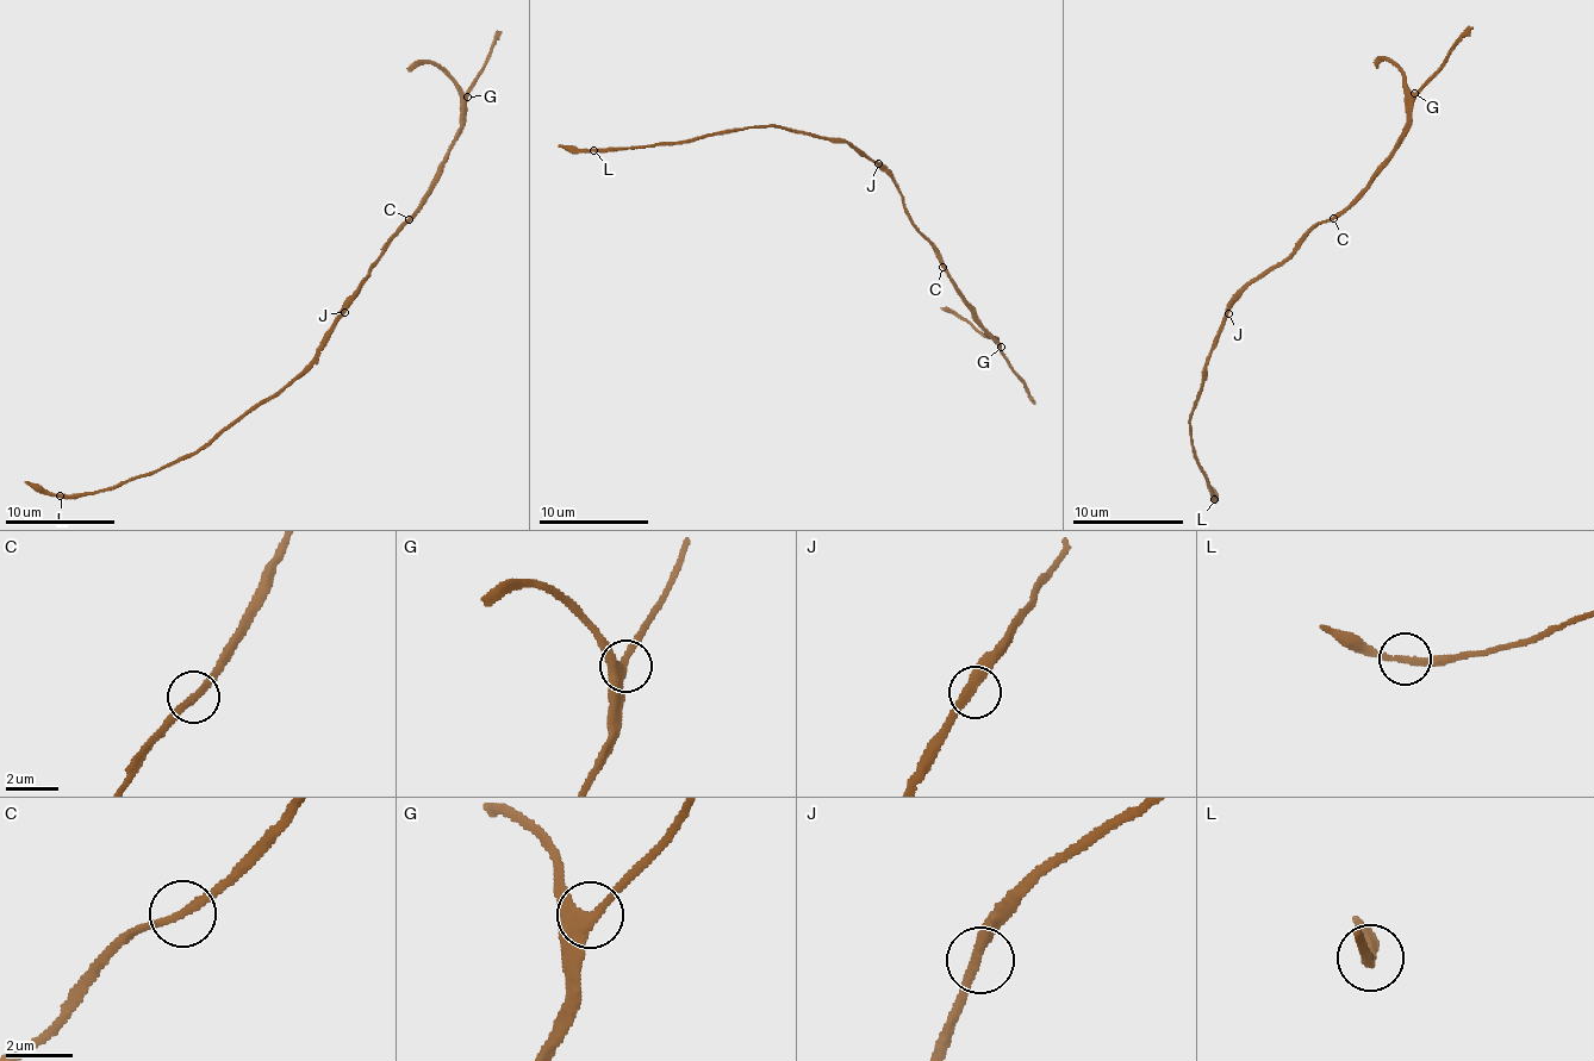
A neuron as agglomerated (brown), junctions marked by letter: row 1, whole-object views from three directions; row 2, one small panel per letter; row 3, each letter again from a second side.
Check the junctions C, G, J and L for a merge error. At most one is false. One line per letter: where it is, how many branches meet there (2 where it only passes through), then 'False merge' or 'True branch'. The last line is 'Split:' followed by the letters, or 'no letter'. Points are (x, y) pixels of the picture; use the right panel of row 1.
C: Place: (1333, 218). Branches: 2. True branch
G: Place: (1414, 93). Branches: 3. True branch
J: Place: (1228, 313). Branches: 2. True branch
L: Place: (1214, 499). Branches: 2. True branch
Split: no letter

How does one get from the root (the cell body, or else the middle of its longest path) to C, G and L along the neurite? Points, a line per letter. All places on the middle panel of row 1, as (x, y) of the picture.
C: (876, 163), (900, 191), (908, 218), (935, 248), (944, 267)
G: (876, 163), (900, 191), (908, 218), (935, 248), (938, 262), (954, 289), (1001, 347)
L: (876, 163), (845, 142), (817, 138), (774, 125), (739, 128), (689, 142), (593, 150)

